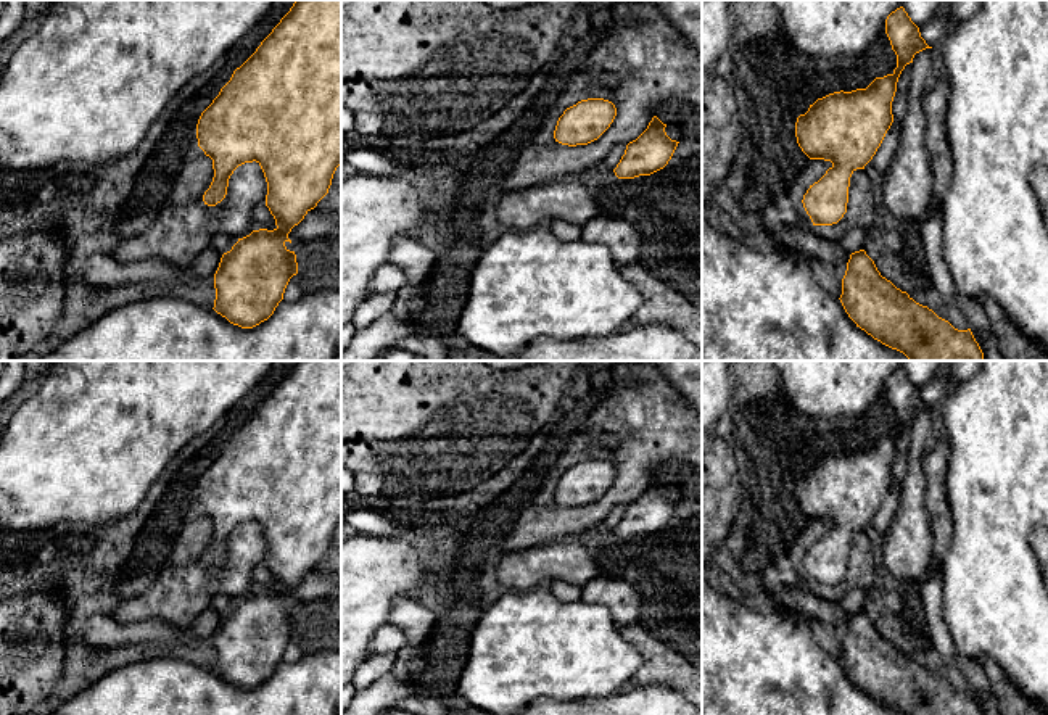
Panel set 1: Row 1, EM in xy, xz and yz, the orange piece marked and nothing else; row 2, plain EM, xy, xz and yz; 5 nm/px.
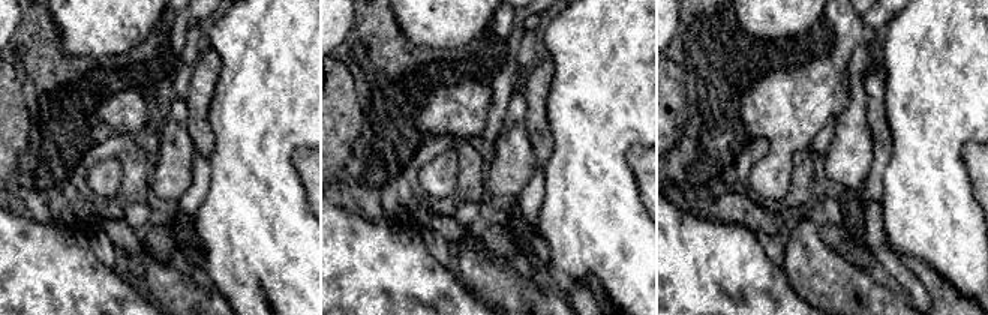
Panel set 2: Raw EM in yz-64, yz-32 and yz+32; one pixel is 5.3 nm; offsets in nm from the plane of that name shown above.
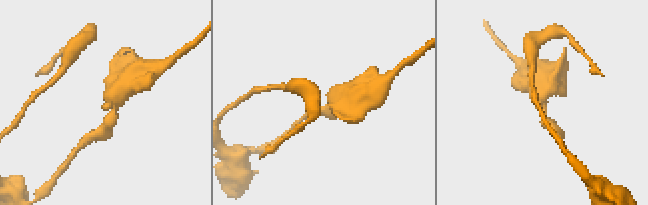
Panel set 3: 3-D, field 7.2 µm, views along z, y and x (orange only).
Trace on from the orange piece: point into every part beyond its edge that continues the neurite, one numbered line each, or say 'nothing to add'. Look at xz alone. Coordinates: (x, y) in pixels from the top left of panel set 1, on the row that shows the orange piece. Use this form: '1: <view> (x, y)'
nothing to add

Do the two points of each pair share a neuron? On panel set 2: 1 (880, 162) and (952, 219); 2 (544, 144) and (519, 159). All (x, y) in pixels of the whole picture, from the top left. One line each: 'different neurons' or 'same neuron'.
1: different neurons
2: different neurons

